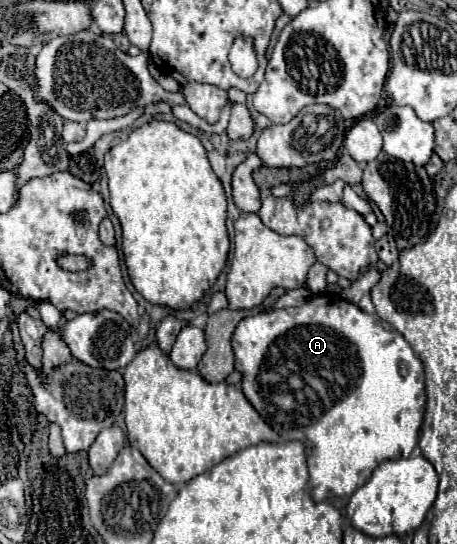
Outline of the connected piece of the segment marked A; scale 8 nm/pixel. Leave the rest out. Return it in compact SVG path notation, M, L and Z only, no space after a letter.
M318 294L312 296L308 302L304 302L298 308L282 308L282 310L270 310L270 312L260 312L254 316L246 316L240 320L240 324L234 330L232 336L232 348L234 348L234 368L242 374L242 392L246 400L254 406L254 410L264 418L264 422L280 434L284 440L300 440L306 448L306 458L308 458L308 470L310 470L310 482L308 482L308 492L314 502L326 502L332 498L342 498L350 496L370 474L374 468L386 460L394 458L408 458L414 446L418 444L418 430L422 426L422 416L424 416L424 406L426 406L426 386L424 386L424 366L422 360L414 354L410 344L404 340L404 336L396 330L386 330L384 324L378 320L378 316L366 314L360 310L356 304L346 302L338 296L330 294Z

